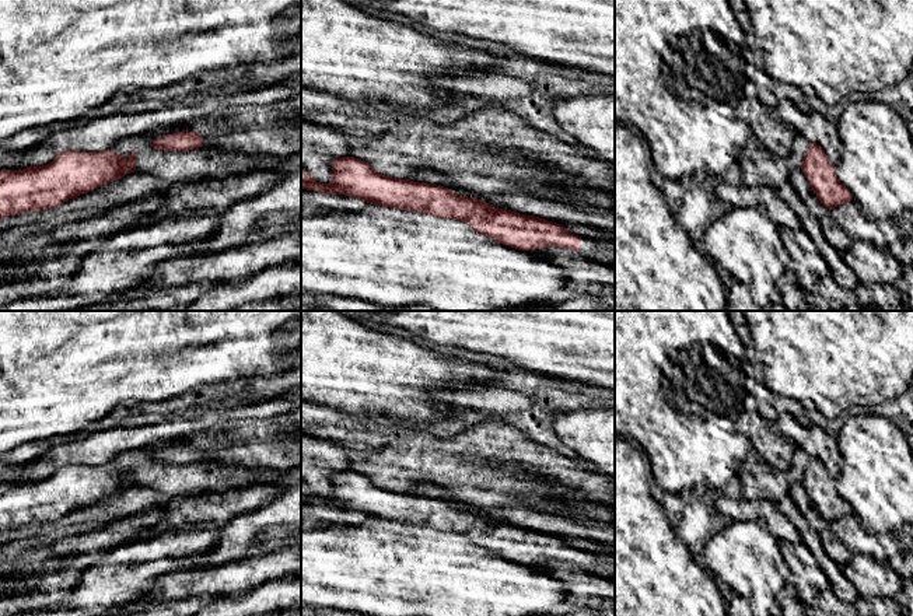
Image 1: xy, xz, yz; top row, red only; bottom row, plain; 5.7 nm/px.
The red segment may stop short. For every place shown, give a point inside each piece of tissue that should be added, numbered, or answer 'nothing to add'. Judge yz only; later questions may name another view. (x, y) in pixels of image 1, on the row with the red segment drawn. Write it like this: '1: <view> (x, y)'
nothing to add

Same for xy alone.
nothing to add

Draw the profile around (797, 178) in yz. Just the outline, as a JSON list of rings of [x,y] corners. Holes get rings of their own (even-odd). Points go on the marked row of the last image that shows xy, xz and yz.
[[[801,167],[790,172],[788,182],[808,207],[809,213],[818,218],[823,238],[840,253],[849,249],[853,239],[832,218],[832,210],[819,202]]]

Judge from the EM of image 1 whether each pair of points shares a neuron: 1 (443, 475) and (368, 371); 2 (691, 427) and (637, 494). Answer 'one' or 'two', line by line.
1: two
2: two

